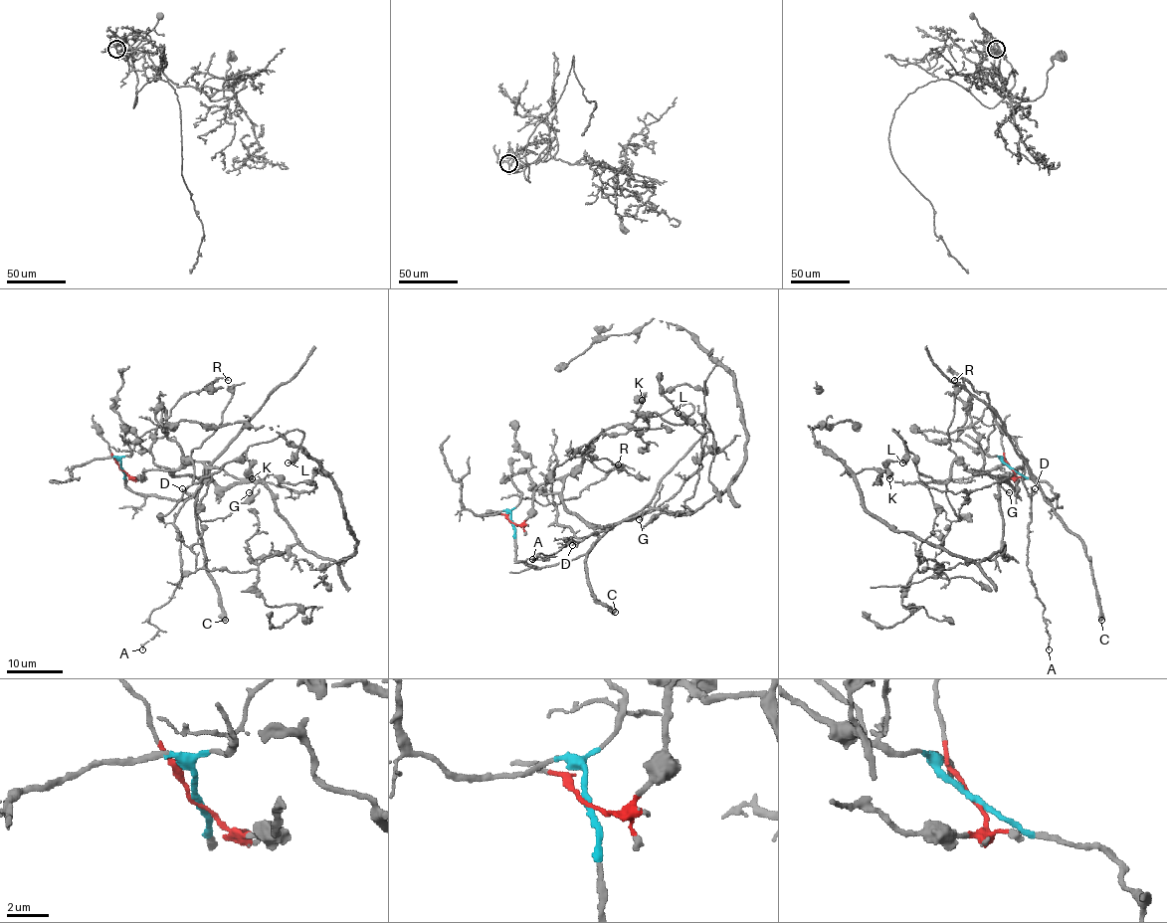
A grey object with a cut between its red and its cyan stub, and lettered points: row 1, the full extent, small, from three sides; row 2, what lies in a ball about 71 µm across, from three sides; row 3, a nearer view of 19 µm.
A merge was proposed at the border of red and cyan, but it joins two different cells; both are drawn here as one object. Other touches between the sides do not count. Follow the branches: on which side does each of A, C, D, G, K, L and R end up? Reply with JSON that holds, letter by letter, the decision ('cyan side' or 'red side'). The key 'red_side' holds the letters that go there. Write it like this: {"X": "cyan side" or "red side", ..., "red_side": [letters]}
{"A": "cyan side", "C": "cyan side", "D": "cyan side", "G": "red side", "K": "red side", "L": "red side", "R": "cyan side", "red_side": ["G", "K", "L"]}

